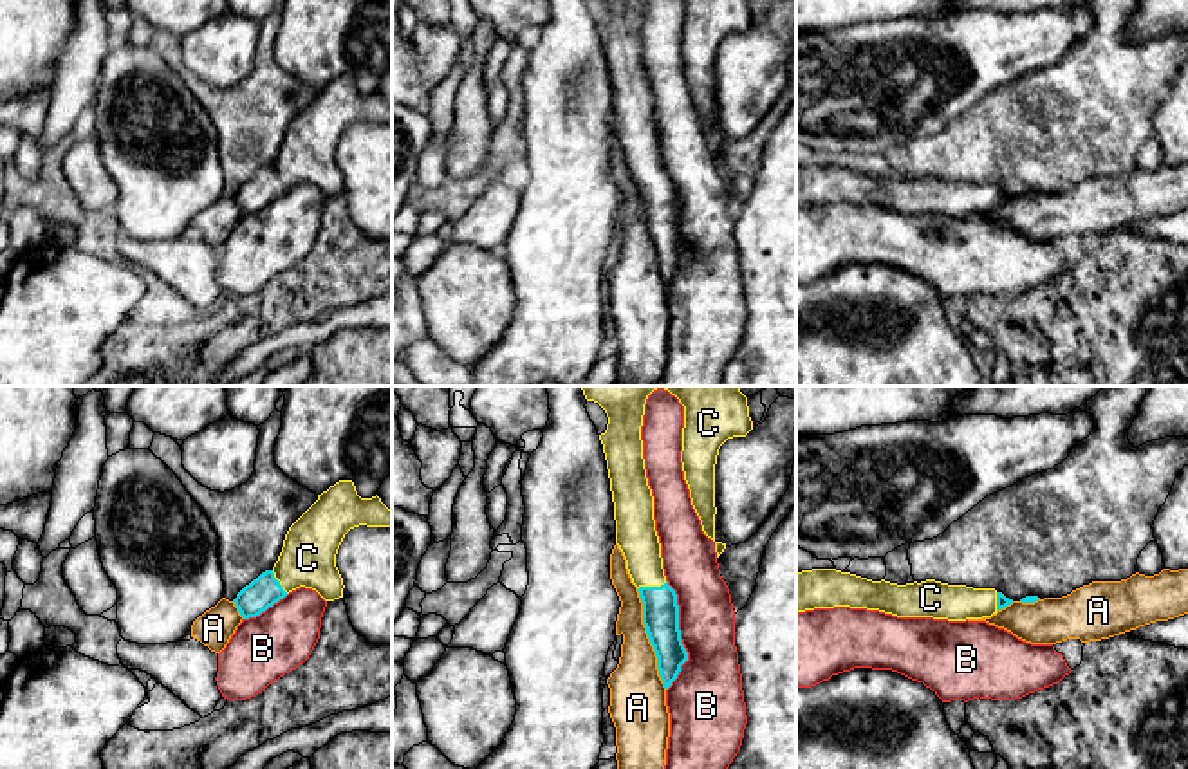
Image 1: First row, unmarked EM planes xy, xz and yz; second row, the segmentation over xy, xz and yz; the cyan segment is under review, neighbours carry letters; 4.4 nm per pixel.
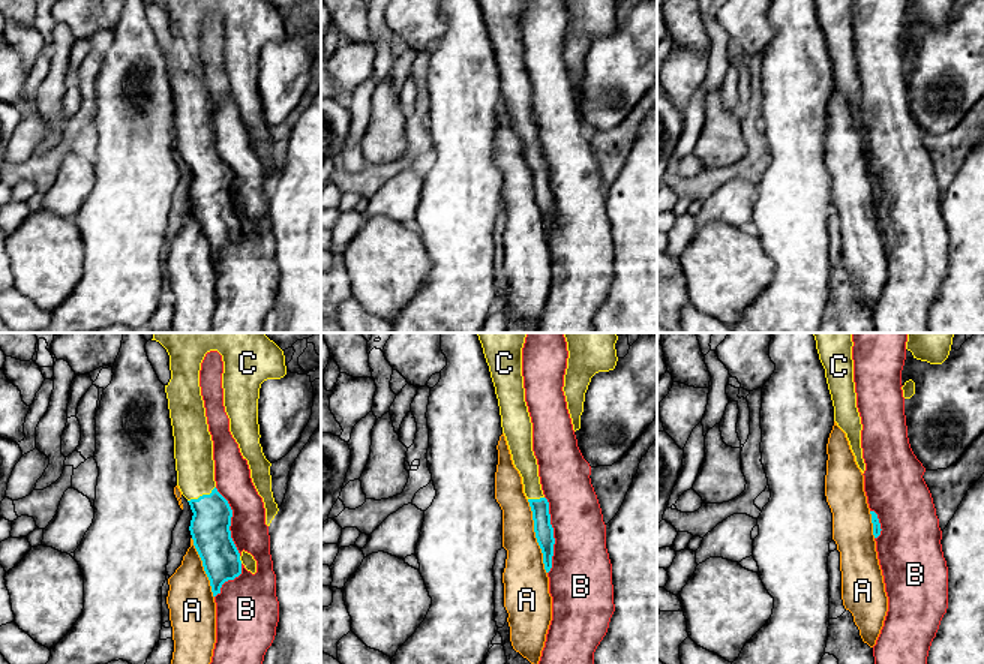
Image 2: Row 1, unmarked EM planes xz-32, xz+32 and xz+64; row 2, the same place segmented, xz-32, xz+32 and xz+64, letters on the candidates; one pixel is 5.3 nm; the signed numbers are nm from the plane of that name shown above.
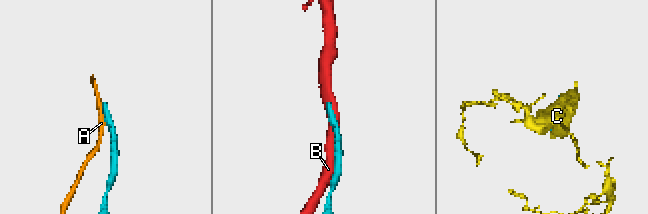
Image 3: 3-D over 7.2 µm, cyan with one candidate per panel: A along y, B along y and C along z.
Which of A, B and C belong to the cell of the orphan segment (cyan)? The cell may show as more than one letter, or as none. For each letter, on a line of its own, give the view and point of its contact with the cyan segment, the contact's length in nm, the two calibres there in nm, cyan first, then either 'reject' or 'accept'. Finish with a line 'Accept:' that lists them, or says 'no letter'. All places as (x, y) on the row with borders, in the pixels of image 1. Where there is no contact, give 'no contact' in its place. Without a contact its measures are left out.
A: xz (649, 638) | 460 nm | 160/240 nm | reject
B: xz (679, 636) | 500 nm | 160/280 nm | reject
C: xz (652, 587) | 140 nm | 160/180 nm | accept
Accept: C

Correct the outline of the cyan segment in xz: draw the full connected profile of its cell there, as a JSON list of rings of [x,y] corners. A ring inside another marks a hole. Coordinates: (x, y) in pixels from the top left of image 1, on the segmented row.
[[[581,386],[587,401],[598,403],[607,417],[607,430],[599,435],[607,460],[610,491],[614,502],[616,543],[619,545],[632,583],[643,603],[643,625],[657,657],[659,677],[668,690],[677,679],[688,652],[679,630],[677,594],[668,585],[661,543],[654,520],[654,496],[648,486],[641,426],[648,395],[664,388],[684,406],[681,462],[690,489],[691,505],[701,520],[702,531],[715,542],[715,464],[720,446],[733,437],[746,437],[753,430],[747,397],[738,386]]]

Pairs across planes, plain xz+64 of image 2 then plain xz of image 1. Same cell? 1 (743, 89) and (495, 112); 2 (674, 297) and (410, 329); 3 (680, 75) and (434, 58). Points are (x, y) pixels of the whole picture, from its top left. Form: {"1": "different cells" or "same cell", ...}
{"1": "same cell", "2": "same cell", "3": "same cell"}

